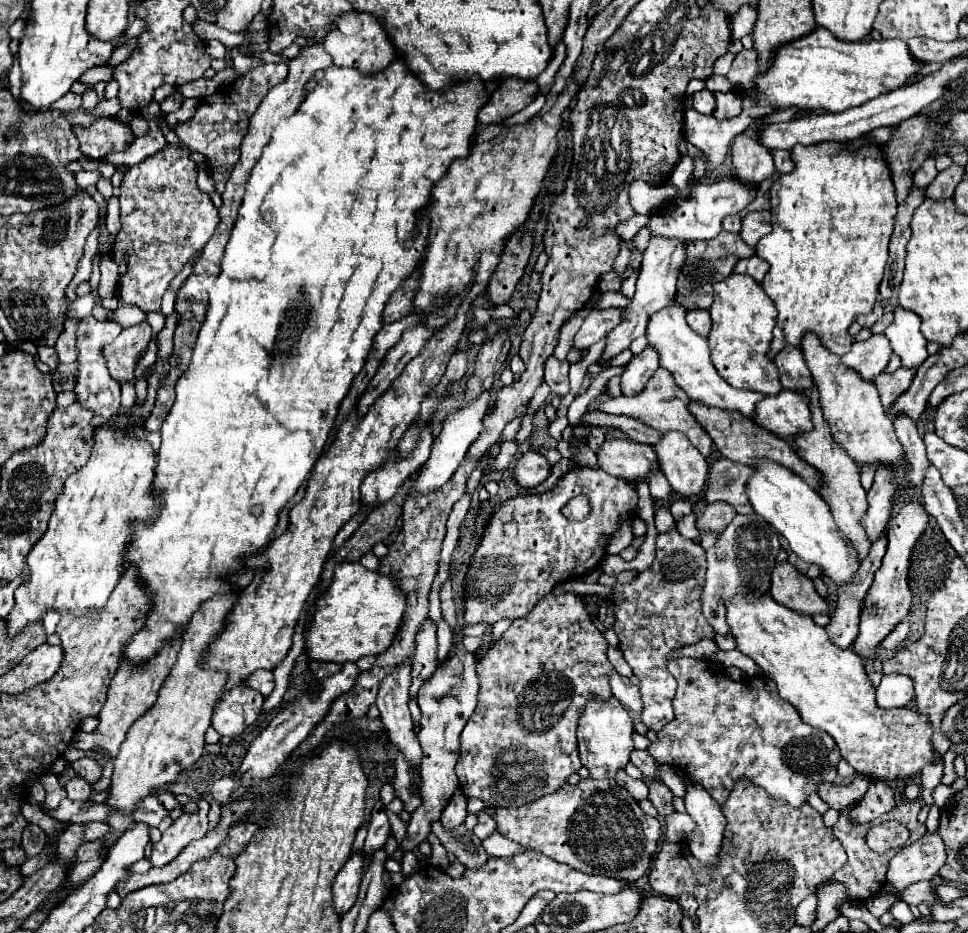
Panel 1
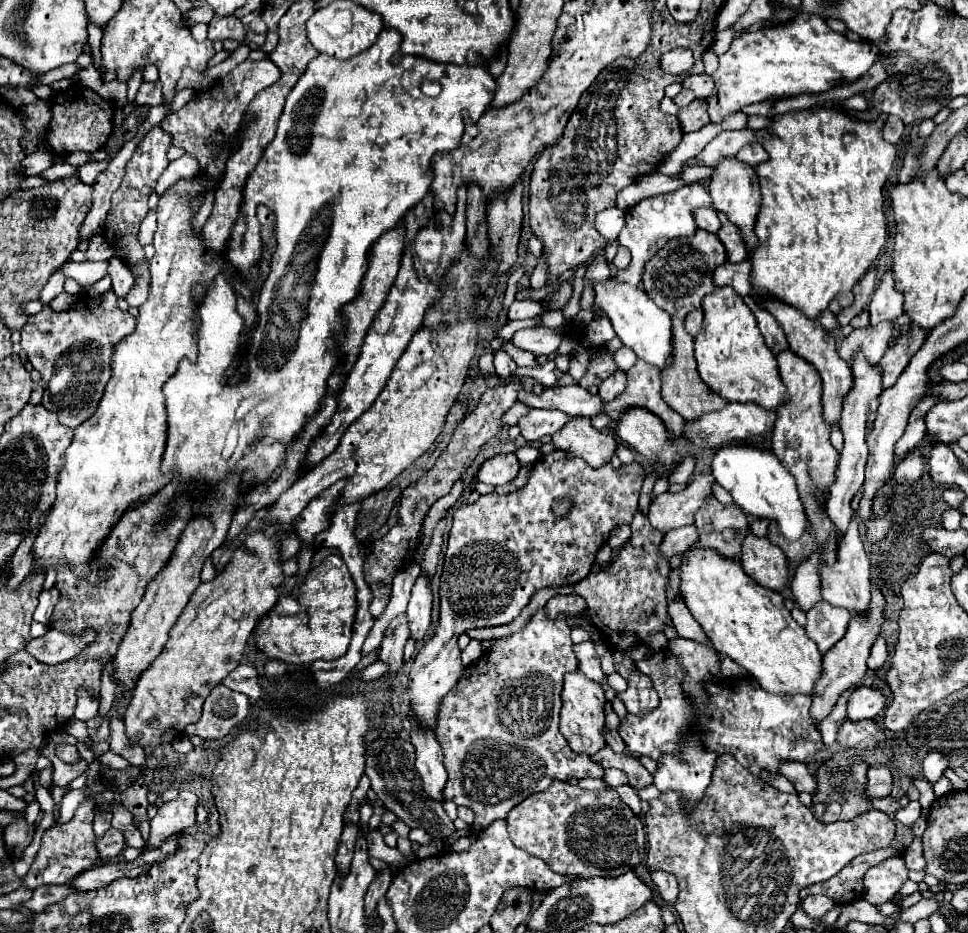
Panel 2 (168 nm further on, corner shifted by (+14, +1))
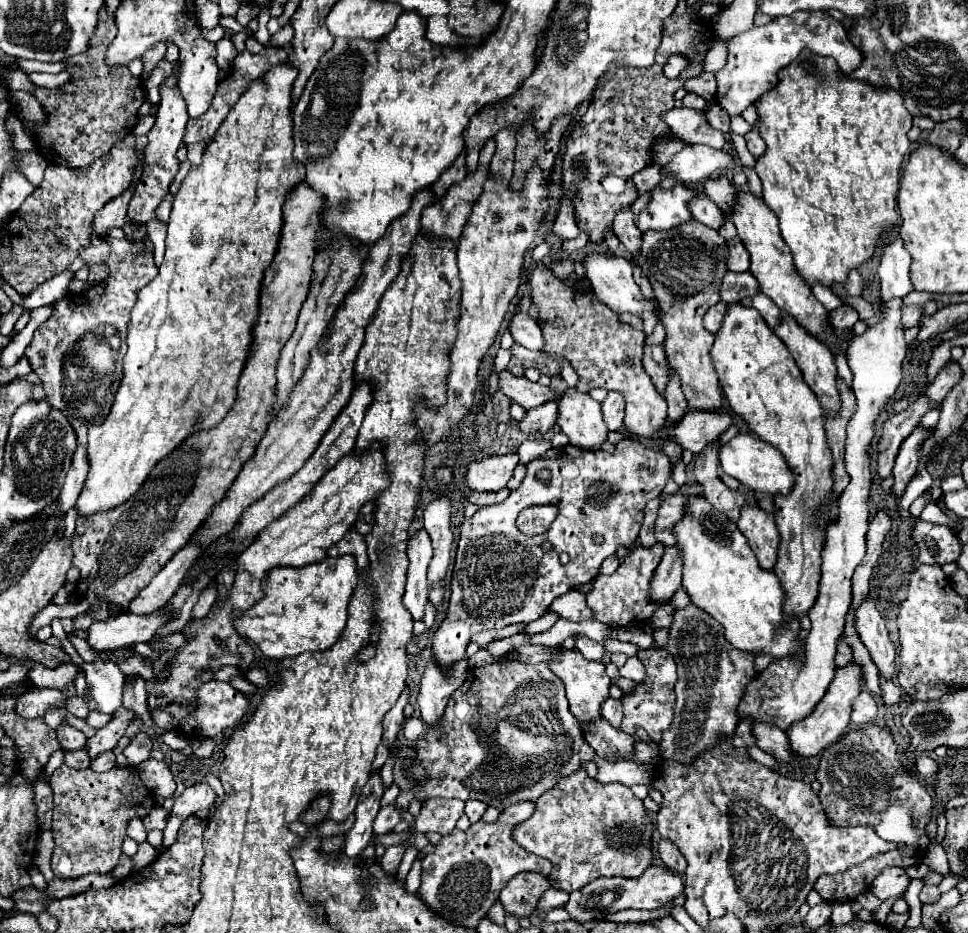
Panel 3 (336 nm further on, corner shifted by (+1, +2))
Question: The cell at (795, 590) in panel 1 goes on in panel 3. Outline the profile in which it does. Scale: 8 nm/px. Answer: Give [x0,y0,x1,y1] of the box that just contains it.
[738,505,780,571]

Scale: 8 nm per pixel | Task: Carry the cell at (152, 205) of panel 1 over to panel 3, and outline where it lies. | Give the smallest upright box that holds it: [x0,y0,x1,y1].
[128,61,190,223]

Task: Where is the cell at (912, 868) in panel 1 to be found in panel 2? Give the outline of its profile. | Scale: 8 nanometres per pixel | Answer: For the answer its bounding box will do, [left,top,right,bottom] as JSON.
[865,856,909,904]

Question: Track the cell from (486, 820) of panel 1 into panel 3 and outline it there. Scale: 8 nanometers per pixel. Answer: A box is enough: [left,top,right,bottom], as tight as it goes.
[464,801,486,823]

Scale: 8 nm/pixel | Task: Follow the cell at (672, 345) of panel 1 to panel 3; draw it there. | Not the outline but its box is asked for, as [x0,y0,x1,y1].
[582,251,660,333]

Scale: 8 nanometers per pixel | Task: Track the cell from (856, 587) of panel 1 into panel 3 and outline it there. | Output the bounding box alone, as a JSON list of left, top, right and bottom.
[836,639,852,667]

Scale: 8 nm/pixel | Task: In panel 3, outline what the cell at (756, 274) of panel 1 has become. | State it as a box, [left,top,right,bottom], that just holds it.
[720,271,758,303]

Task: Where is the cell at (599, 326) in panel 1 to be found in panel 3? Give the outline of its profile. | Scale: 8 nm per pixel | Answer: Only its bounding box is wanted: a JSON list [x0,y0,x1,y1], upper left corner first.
[508,297,542,349]

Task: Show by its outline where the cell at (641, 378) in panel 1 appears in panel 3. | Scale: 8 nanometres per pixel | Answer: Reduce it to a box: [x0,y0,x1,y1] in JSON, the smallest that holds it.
[602,391,624,431]

